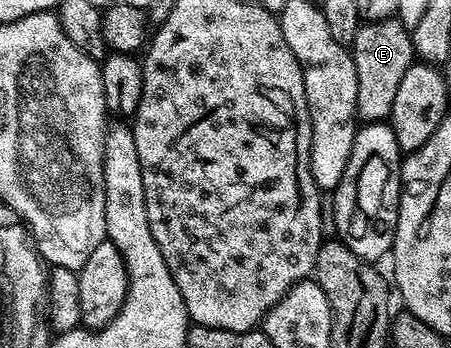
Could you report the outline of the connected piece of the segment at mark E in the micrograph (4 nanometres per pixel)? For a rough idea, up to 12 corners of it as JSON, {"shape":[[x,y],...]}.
{"shape":[[396,18],[358,25],[352,45],[354,108],[389,117],[411,33]]}

